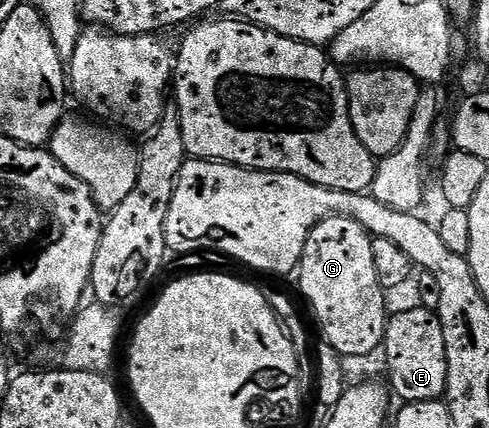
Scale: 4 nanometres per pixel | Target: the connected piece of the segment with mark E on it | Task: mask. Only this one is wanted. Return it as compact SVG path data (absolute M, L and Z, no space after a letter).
M418 304L412 306L412 310L403 310L400 314L392 313L387 320L381 354L387 357L387 378L391 381L389 390L403 404L438 402L446 395L449 380L445 332L436 311L424 310Z

